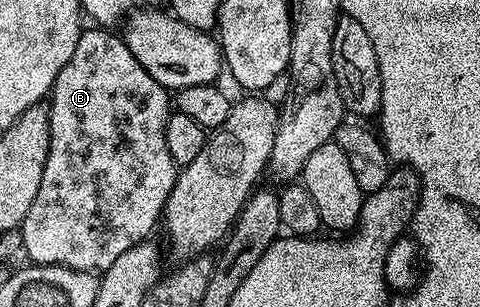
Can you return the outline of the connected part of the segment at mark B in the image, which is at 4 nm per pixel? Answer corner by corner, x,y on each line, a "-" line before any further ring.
90,26
83,31
82,37
76,42
76,50
72,50
72,58
68,58
68,66
64,66
64,70
60,70
60,74
56,78
53,89
48,97
48,107
50,110
50,145
48,146
48,158
44,162
44,178
40,178
40,190
36,190
36,198
32,201
32,206
28,210
28,214
24,218
20,233
22,236
23,253
30,255
29,258
36,264
59,264
65,268
74,268
78,272
101,273
108,266
112,266
112,262
116,262
116,258
120,258
120,254
124,254
124,250
132,250
132,246
136,246
140,241
147,239
151,235
150,231
154,227
159,227
160,221
163,219
166,211
166,203
168,202
168,194
172,194
172,186
176,179
176,165
172,154
168,154
168,142
166,141
166,127
168,126
168,118
172,111
171,93
164,87
160,86
160,82
156,82
156,78
152,78
152,74
148,74
148,70
144,70
144,66
140,66
140,62
136,62
136,58
132,58
132,50
128,50
125,39
121,35
113,36
113,31
107,30
102,26

